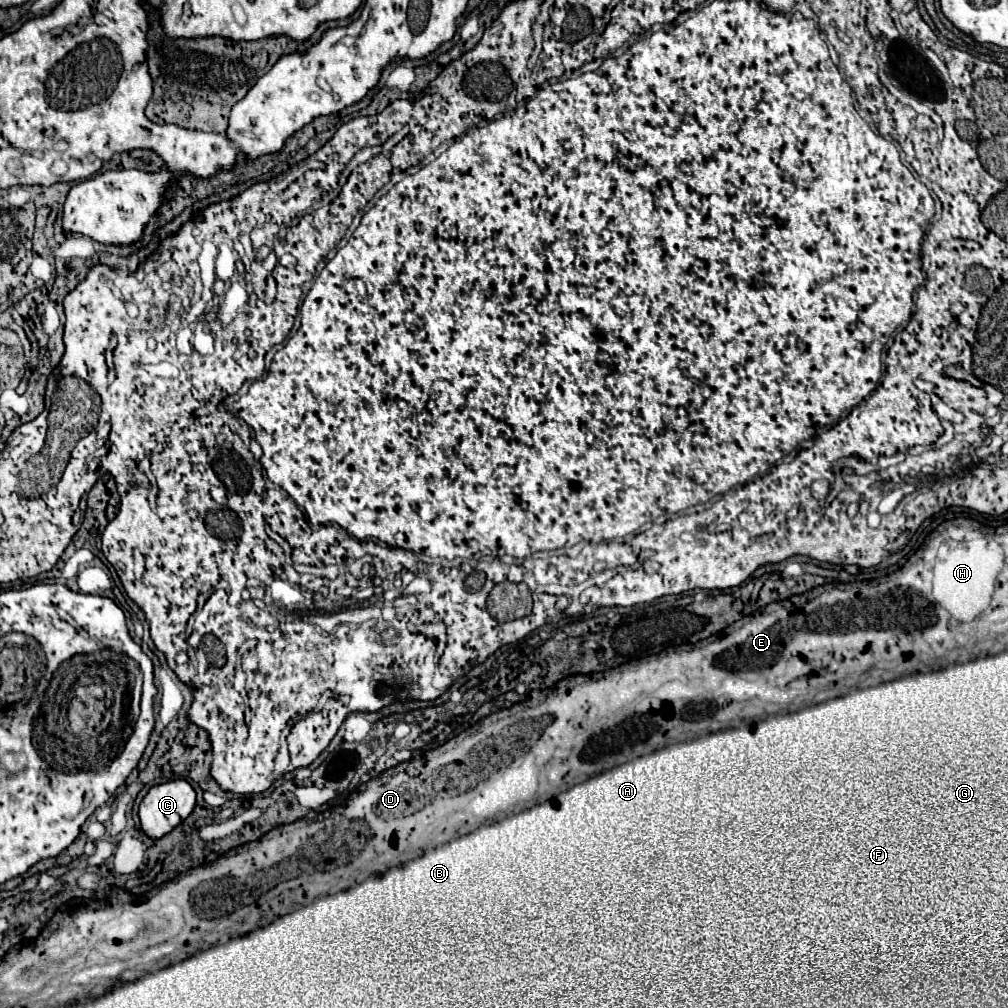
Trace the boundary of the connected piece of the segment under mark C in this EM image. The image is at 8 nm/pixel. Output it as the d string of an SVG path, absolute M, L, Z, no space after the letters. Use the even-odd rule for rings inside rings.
M184 779L154 785L140 803L142 831L150 839L160 839L178 827L194 809L196 793Z

